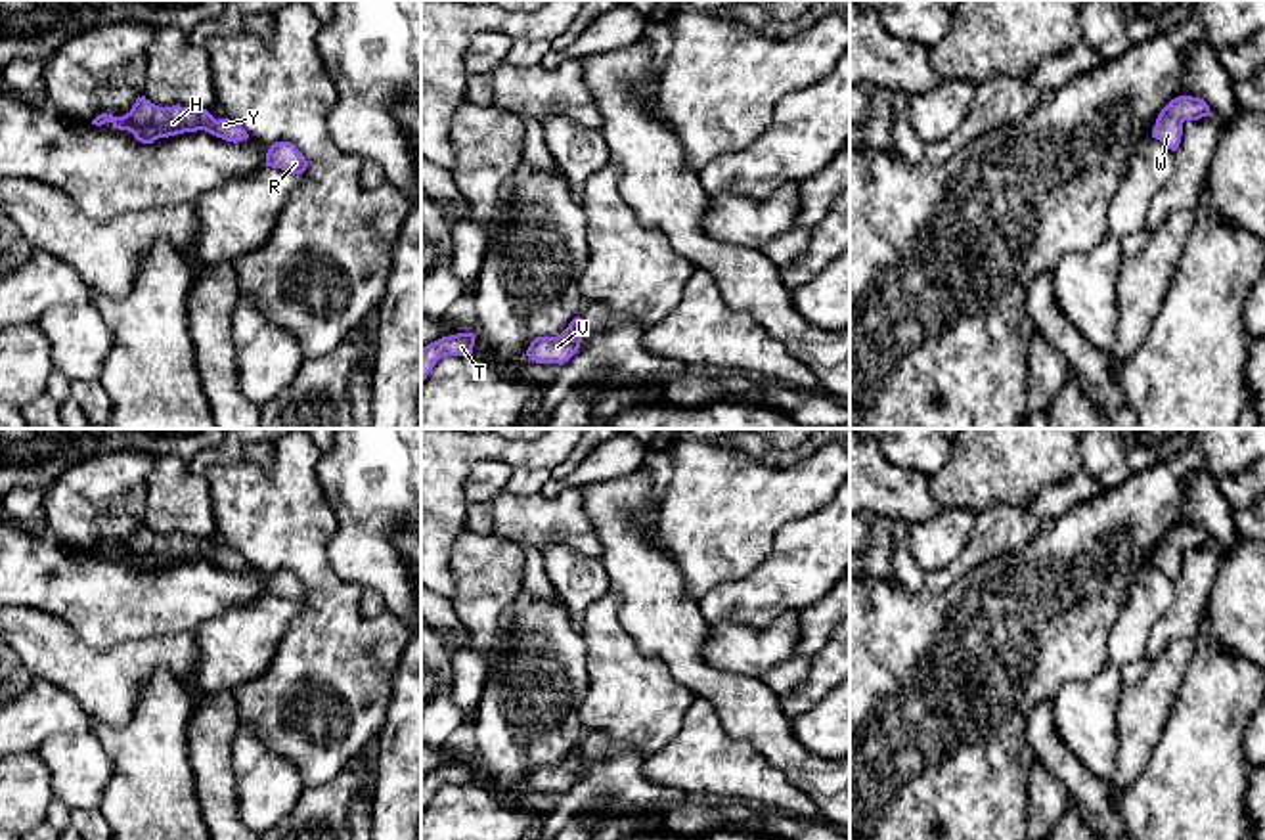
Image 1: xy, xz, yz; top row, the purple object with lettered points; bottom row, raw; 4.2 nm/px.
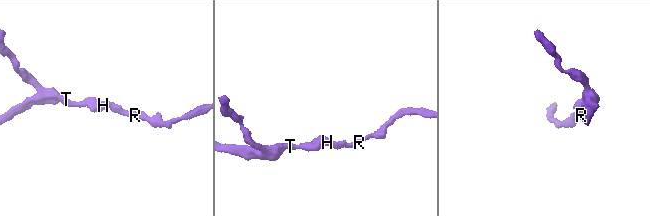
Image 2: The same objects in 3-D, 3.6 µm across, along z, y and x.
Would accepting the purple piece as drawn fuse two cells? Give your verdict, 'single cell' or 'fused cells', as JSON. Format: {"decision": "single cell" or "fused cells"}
{"decision": "single cell"}

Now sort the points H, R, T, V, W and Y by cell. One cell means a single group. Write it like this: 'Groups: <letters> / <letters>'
Groups: H R T V W Y

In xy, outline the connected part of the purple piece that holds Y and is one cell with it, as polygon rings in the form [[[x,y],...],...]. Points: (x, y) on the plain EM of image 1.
[[[145,524],[138,526],[132,538],[122,545],[113,545],[107,542],[98,543],[92,553],[101,555],[111,551],[113,557],[128,559],[142,572],[153,572],[159,566],[168,566],[184,561],[205,559],[226,570],[243,570],[249,566],[247,559],[230,549],[214,547],[207,538],[191,536],[159,536],[151,532]]]

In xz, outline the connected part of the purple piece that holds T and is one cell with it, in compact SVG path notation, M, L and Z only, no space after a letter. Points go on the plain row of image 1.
M457 762L442 765L421 779L421 811L433 800L436 790L444 785L469 785L473 783L475 762Z

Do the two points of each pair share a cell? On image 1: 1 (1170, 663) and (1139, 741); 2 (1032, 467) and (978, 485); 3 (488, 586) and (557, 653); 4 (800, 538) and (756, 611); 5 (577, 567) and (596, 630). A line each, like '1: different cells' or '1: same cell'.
1: same cell
2: same cell
3: different cells
4: same cell
5: different cells

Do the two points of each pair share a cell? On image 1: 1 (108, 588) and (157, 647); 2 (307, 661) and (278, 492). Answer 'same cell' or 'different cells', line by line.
1: different cells
2: same cell

